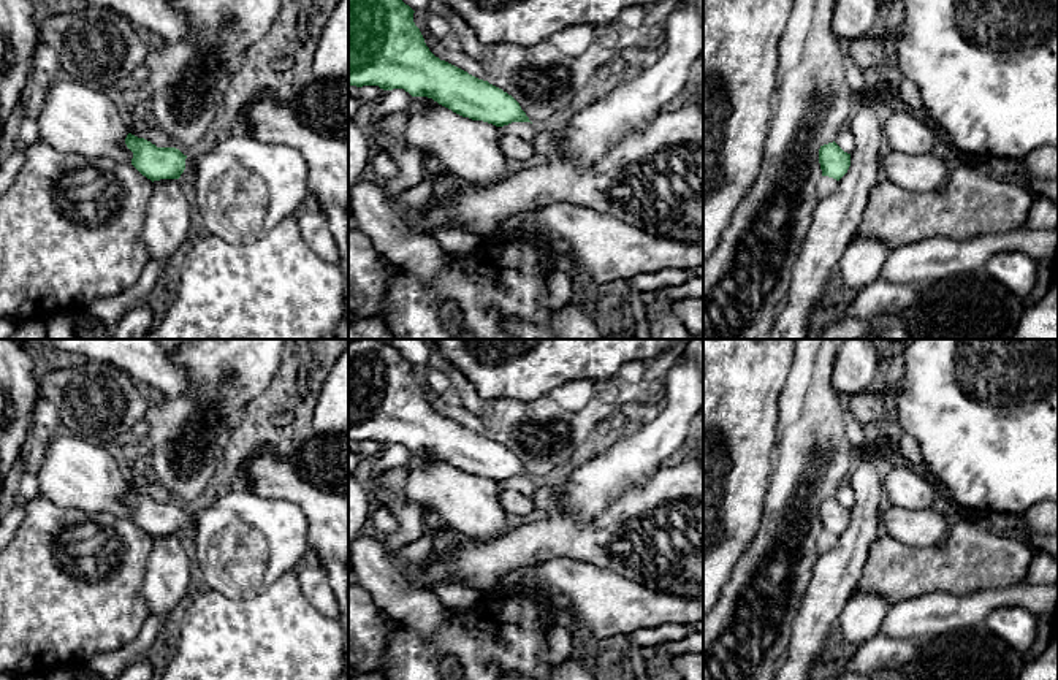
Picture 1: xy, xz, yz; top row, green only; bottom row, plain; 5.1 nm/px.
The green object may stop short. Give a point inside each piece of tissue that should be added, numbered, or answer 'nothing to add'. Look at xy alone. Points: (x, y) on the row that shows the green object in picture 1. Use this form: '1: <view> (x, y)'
1: xy (244, 187)

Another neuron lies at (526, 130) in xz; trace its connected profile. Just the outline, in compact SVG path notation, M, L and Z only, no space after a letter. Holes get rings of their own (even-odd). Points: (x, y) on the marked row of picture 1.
M512 122L508 125L497 127L497 135L499 135L499 138L502 138L505 135L516 135L532 144L534 136L535 136L535 128L537 128L537 125L534 125L531 122Z

